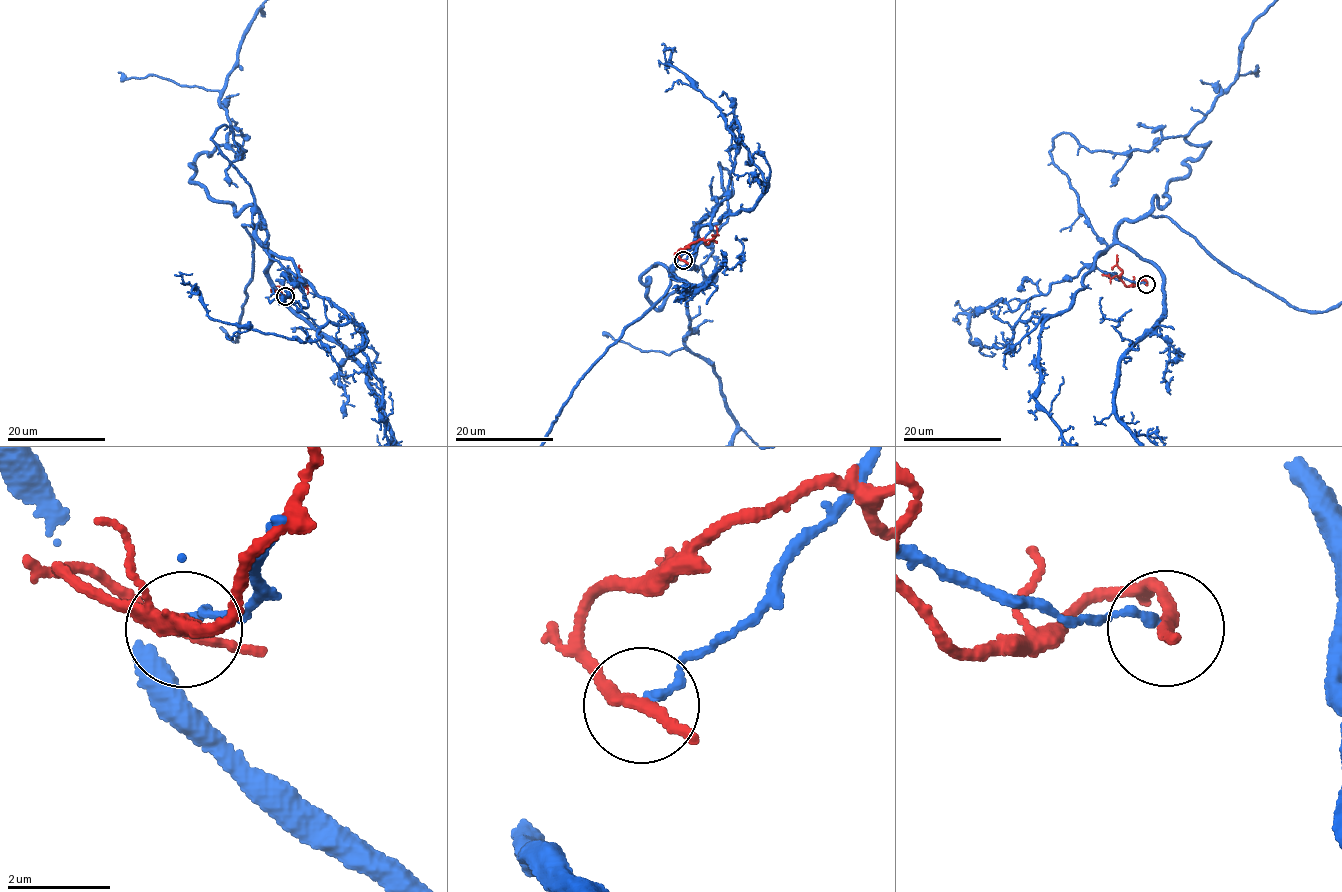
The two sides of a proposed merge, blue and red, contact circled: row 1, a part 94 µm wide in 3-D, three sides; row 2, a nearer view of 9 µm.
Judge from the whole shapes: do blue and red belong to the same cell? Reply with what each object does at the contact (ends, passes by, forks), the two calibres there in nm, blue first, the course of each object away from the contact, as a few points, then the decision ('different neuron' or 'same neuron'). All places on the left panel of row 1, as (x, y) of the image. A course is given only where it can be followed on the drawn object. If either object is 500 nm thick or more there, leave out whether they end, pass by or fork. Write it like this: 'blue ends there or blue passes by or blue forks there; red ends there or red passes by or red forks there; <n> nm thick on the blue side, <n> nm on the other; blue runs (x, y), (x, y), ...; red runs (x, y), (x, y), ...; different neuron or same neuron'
blue ends there; red passes by; 160 nm thick on the blue side, 200 nm on the other; red runs (286, 296), (274, 290), (287, 296), (295, 287), (305, 287), (300, 283); different neuron

